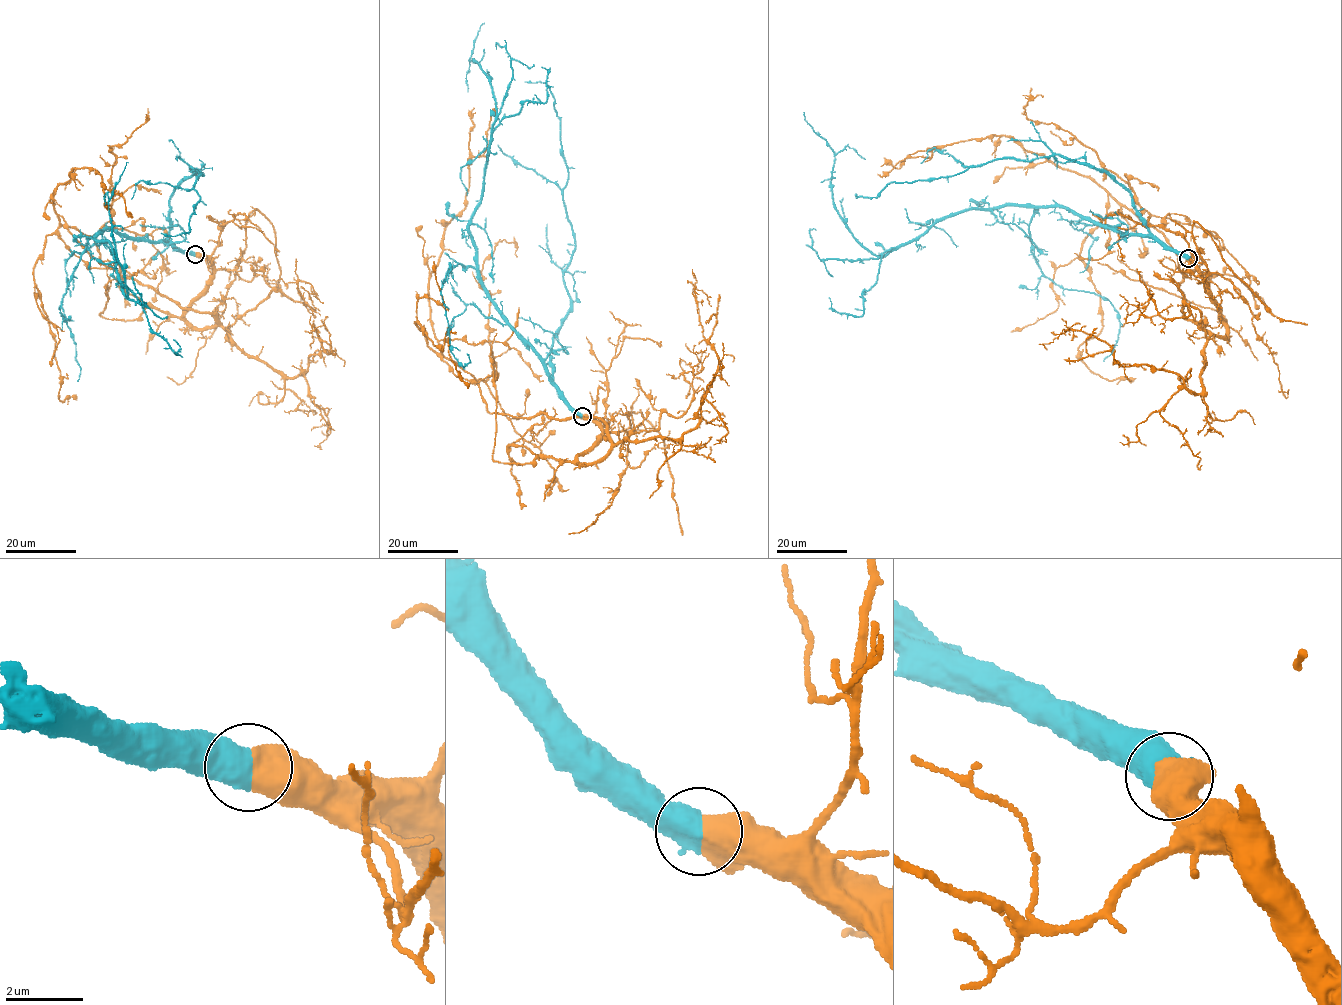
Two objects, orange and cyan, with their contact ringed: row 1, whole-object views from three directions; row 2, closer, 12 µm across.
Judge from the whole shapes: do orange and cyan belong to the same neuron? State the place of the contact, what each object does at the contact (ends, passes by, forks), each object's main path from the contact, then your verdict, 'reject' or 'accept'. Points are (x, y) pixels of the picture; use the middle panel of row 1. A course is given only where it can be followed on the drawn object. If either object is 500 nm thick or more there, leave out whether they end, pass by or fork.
at (582, 416); orange runs (583, 415), (594, 463), (600, 420), (490, 413), (435, 336), (428, 278), (495, 103); cyan runs (582, 415), (479, 275), (469, 221), (480, 201), (496, 110), (489, 80), (477, 62), (469, 60), (484, 23); accept

